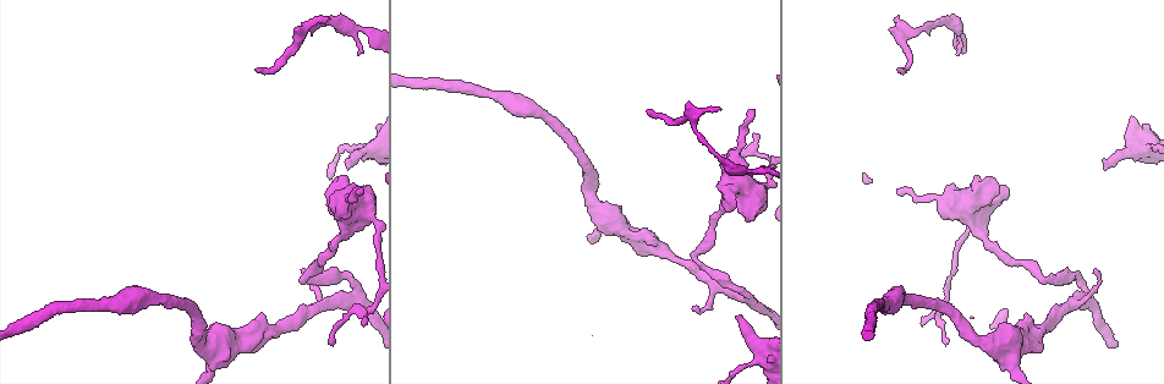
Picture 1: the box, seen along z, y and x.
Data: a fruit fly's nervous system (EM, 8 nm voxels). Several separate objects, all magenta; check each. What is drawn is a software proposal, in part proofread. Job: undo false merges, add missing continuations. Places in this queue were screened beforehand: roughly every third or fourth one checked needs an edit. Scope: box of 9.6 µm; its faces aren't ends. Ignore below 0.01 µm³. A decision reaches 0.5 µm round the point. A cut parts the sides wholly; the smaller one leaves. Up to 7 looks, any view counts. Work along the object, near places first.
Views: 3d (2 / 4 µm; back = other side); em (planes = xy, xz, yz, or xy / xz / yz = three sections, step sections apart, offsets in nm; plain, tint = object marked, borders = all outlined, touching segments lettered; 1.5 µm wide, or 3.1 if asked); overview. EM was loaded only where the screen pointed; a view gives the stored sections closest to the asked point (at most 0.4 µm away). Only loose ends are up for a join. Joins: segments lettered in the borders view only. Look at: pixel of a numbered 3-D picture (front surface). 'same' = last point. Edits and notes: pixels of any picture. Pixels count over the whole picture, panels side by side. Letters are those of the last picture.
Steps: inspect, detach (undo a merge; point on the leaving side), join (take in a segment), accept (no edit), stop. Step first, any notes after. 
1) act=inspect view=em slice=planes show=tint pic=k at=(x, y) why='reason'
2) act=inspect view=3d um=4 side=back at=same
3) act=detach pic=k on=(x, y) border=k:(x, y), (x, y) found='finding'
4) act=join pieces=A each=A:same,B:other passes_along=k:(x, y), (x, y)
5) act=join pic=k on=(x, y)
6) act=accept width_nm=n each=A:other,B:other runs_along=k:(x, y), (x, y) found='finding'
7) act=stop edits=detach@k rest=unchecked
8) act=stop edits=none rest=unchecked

act=inspect view=3d um=2 side=back pic=1 at=(741, 315) why='branch stops here'

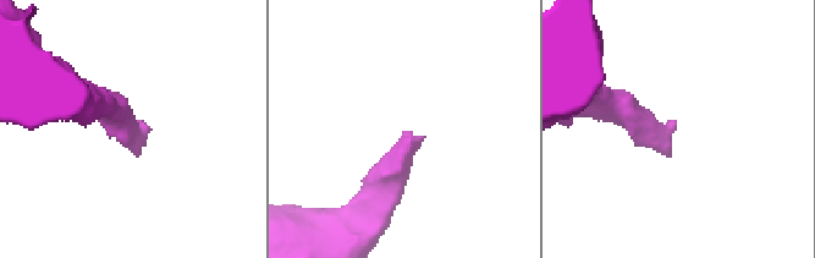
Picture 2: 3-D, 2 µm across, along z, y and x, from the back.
act=inspect view=em slice=planes show=borders pic=2 at=(404, 134)

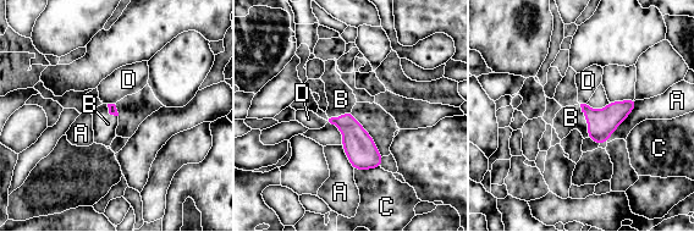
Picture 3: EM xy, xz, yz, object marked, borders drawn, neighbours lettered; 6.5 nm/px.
act=join pieces=B each=A:other,B:same,C:other,D:other found='it goes on there'

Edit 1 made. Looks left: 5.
act=inspect view=3d um=2 pic=1 at=(896, 20) why='branch stops here'

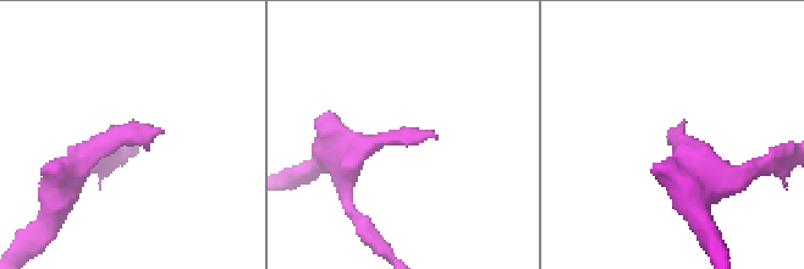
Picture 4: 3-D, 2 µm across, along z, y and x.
act=inspect view=em slice=xy step=8 show=tint pic=4 at=(436, 135) why='shape alone is not enough'

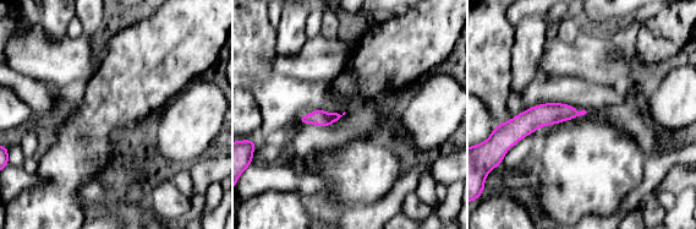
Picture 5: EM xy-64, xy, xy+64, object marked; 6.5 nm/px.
act=inspect view=em slice=xy step=8 show=borders at=same why='see the neighbours'

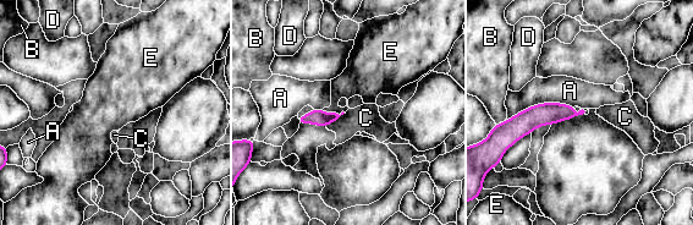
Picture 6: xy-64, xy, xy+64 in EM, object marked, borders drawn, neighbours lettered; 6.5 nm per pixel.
act=join pieces=C each=A:other,B:other,C:same,D:other,E:other passes_along=6:(317, 116), (334, 121), (366, 118) found='it goes on there'

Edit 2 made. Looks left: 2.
act=stop edits=join@3,join@6 rest=unchecked

